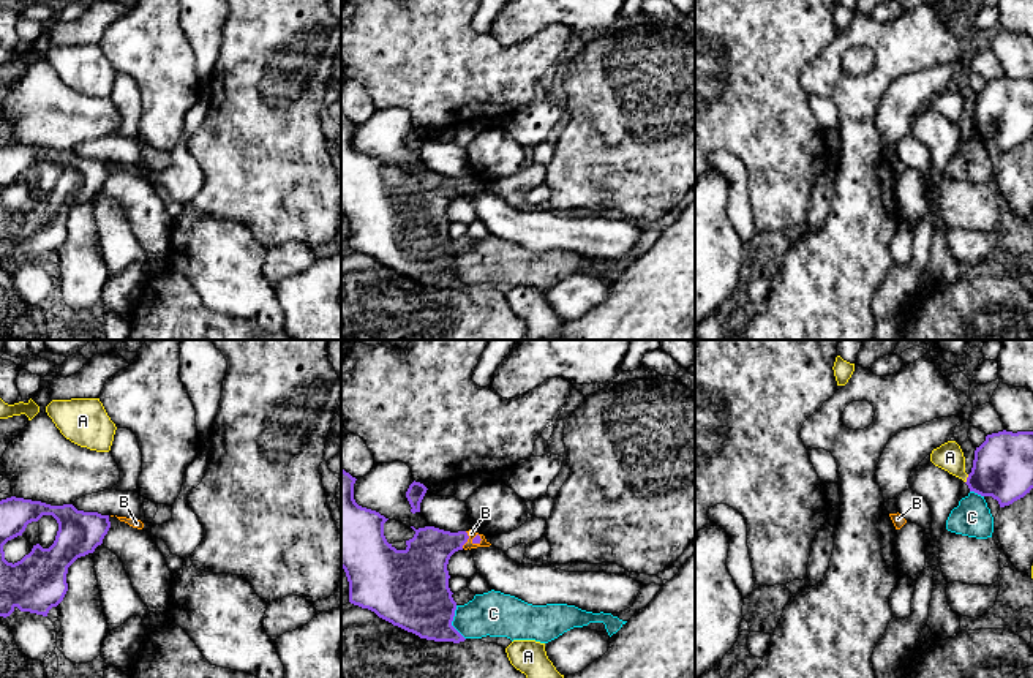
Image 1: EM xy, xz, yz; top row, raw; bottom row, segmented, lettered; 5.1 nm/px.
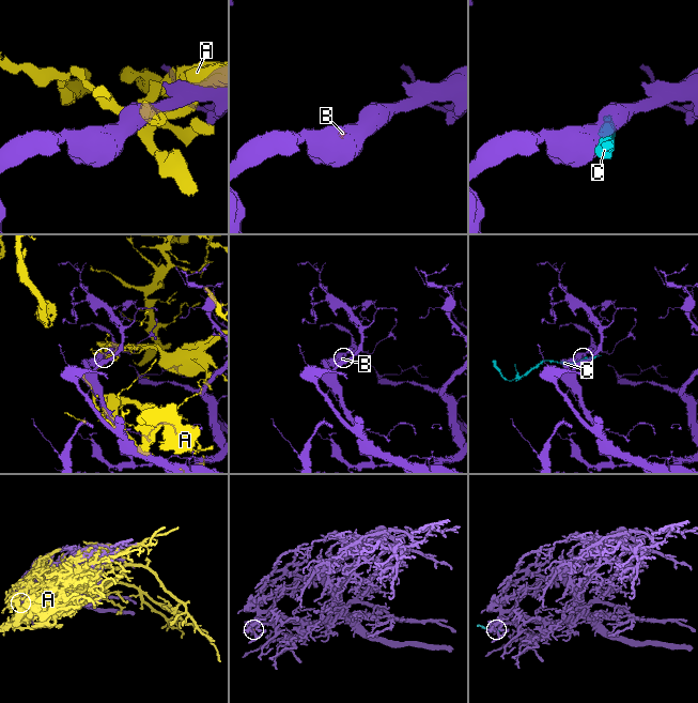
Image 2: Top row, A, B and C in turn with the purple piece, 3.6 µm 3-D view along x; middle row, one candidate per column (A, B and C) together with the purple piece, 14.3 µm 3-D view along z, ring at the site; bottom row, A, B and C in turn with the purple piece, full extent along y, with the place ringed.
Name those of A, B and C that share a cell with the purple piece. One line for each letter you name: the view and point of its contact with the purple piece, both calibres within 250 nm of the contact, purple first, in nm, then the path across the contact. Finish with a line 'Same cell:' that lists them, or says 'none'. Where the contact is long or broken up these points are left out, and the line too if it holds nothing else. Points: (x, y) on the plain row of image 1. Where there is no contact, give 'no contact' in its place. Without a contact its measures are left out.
B: contact xz (473, 185); calibres 40 and 40 nm; way xz (476, 185), (473, 185), (471, 179)
Same cell: B

